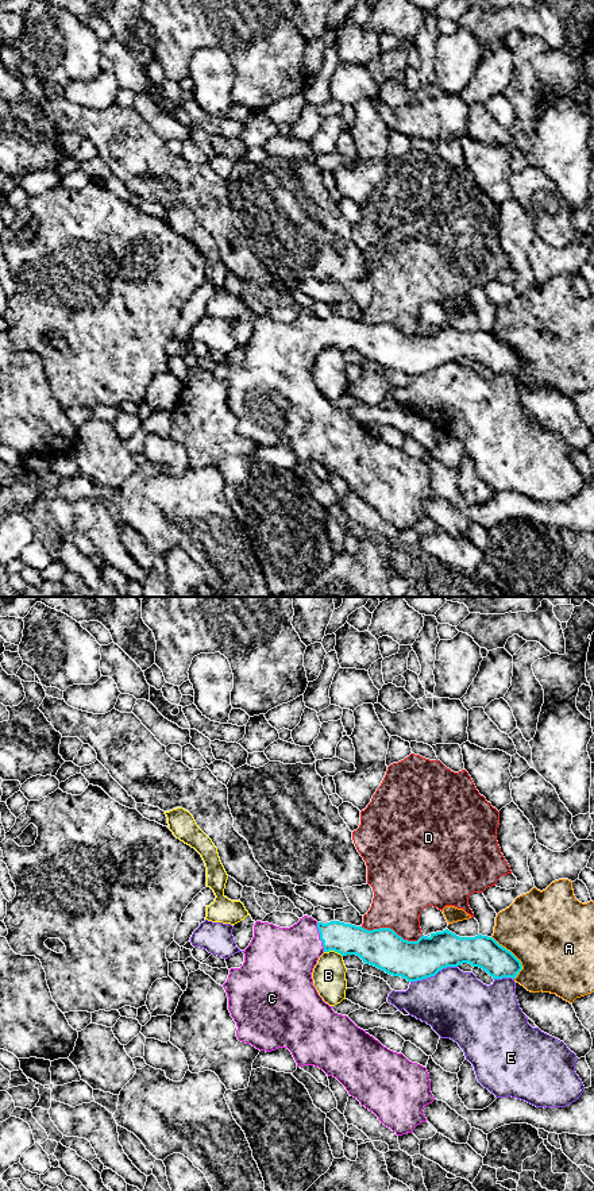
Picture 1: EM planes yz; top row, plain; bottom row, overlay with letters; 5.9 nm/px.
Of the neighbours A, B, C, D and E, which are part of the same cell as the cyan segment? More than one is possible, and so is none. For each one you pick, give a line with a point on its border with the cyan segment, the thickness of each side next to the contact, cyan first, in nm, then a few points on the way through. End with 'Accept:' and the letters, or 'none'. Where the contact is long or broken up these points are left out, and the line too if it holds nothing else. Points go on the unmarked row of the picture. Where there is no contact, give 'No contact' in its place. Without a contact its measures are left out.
C: Touches cyan at yz (320, 332). Thickness 190 nm (cyan) against 360 nm. Path across: yz (346, 334), (320, 332), (308, 334), (284, 353)
Accept: C

